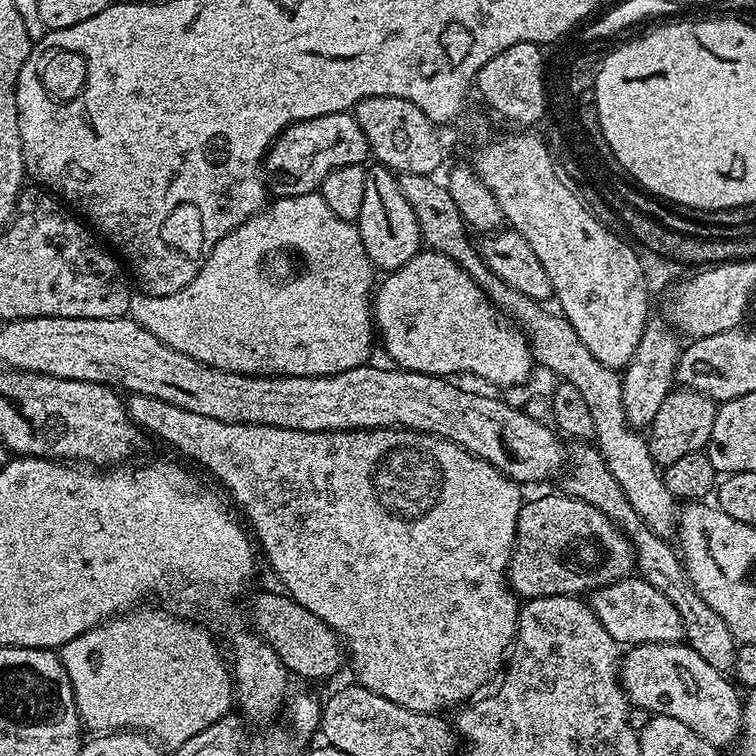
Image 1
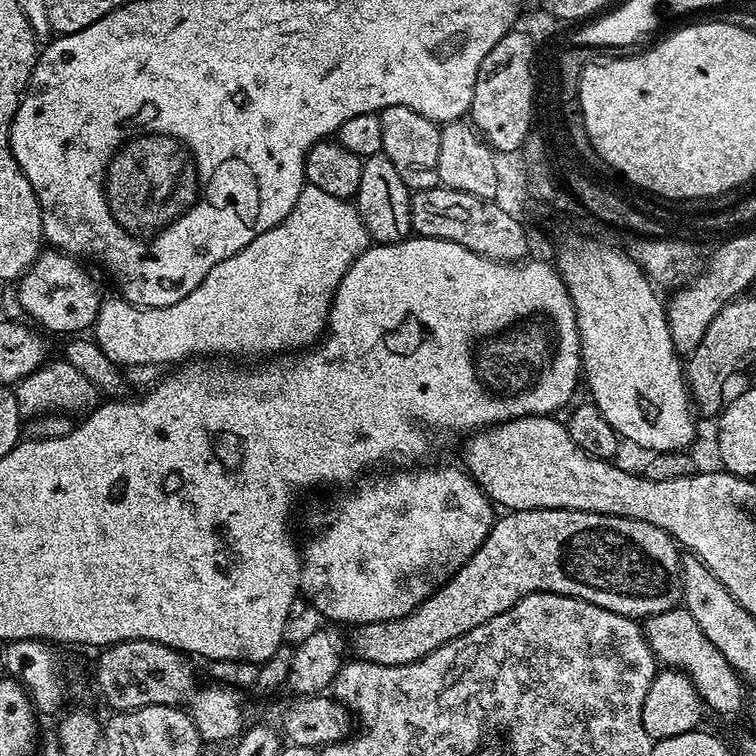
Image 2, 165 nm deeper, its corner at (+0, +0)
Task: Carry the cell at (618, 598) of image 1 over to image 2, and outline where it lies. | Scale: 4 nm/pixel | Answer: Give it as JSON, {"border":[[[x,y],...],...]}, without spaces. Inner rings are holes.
{"border":[[[682,606],[666,610],[662,614],[654,614],[643,621],[642,629],[650,650],[661,665],[677,672],[683,672],[692,680],[696,693],[705,705],[708,704],[722,716],[736,716],[745,711],[746,689],[739,672],[722,658],[718,646],[702,634],[698,622],[694,622],[692,615]]]}

